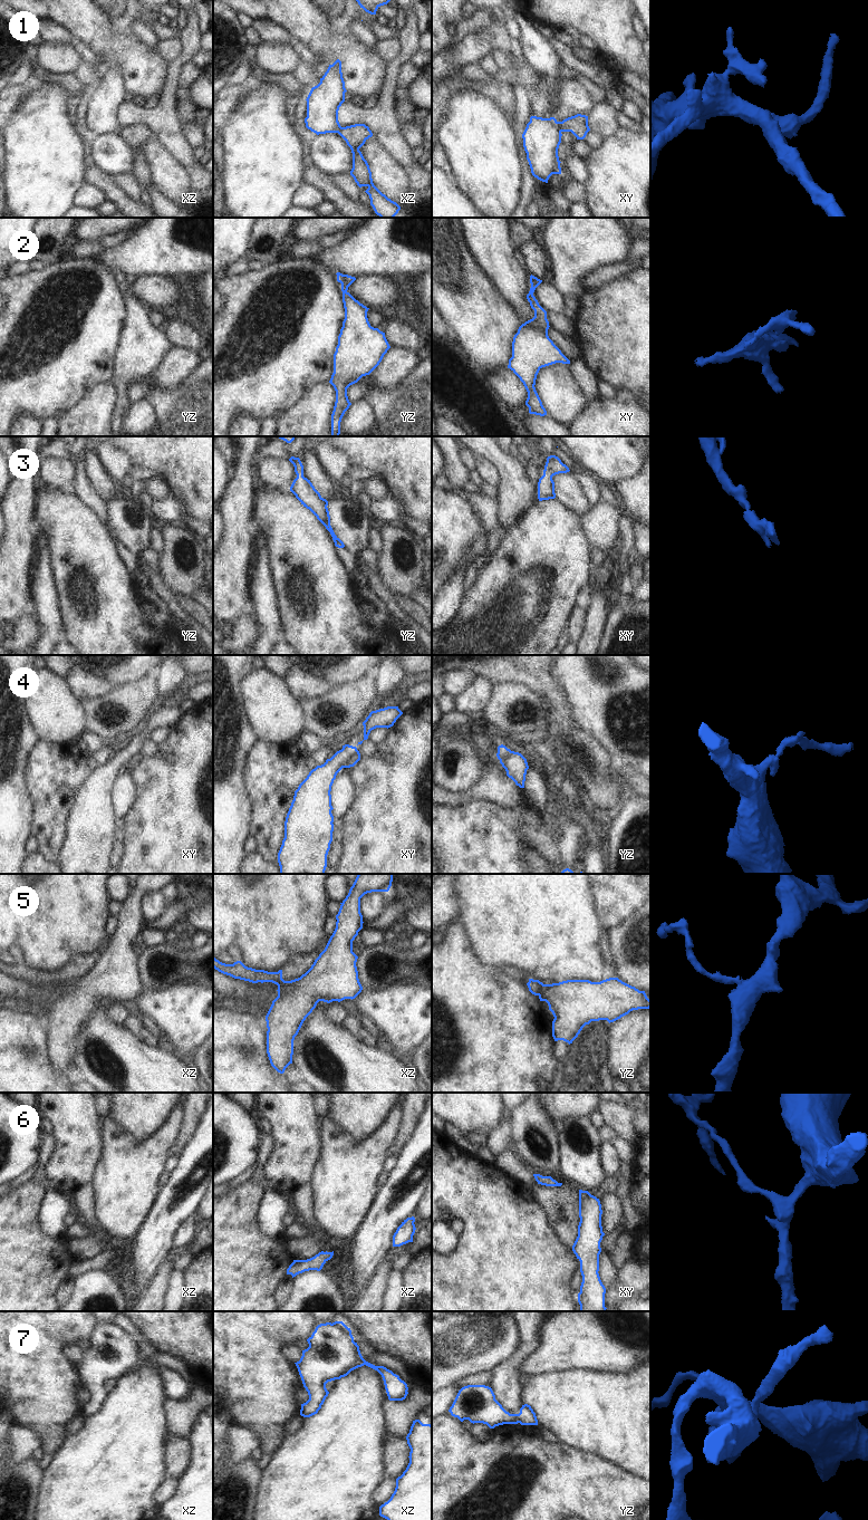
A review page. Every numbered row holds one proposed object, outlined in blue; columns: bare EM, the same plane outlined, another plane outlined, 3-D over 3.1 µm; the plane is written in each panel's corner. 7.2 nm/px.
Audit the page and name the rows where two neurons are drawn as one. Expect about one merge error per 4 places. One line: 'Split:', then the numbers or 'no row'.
Split: 1, 4, 5

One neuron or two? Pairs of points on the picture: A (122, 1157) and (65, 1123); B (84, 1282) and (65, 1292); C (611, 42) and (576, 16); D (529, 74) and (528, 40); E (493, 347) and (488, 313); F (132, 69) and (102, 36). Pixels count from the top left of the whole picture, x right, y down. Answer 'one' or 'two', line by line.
A: two
B: two
C: one
D: two
E: one
F: one

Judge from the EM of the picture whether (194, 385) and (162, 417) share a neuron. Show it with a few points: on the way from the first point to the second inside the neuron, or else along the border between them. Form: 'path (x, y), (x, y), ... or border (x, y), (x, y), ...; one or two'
path (183, 396), (171, 397), (170, 406); one

